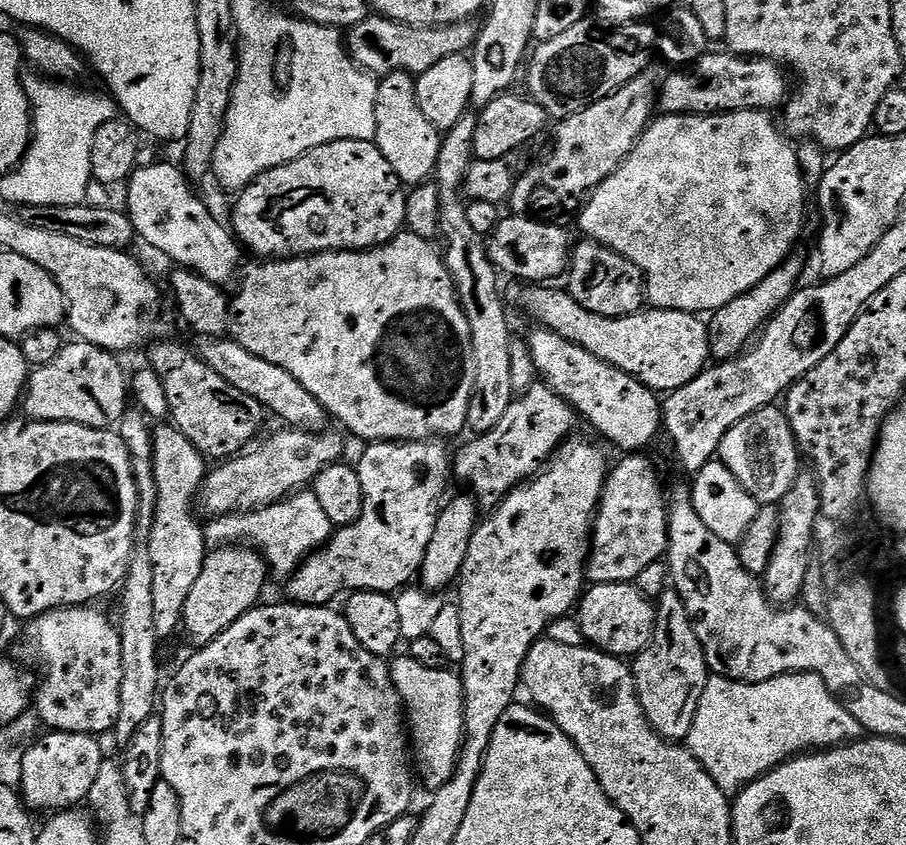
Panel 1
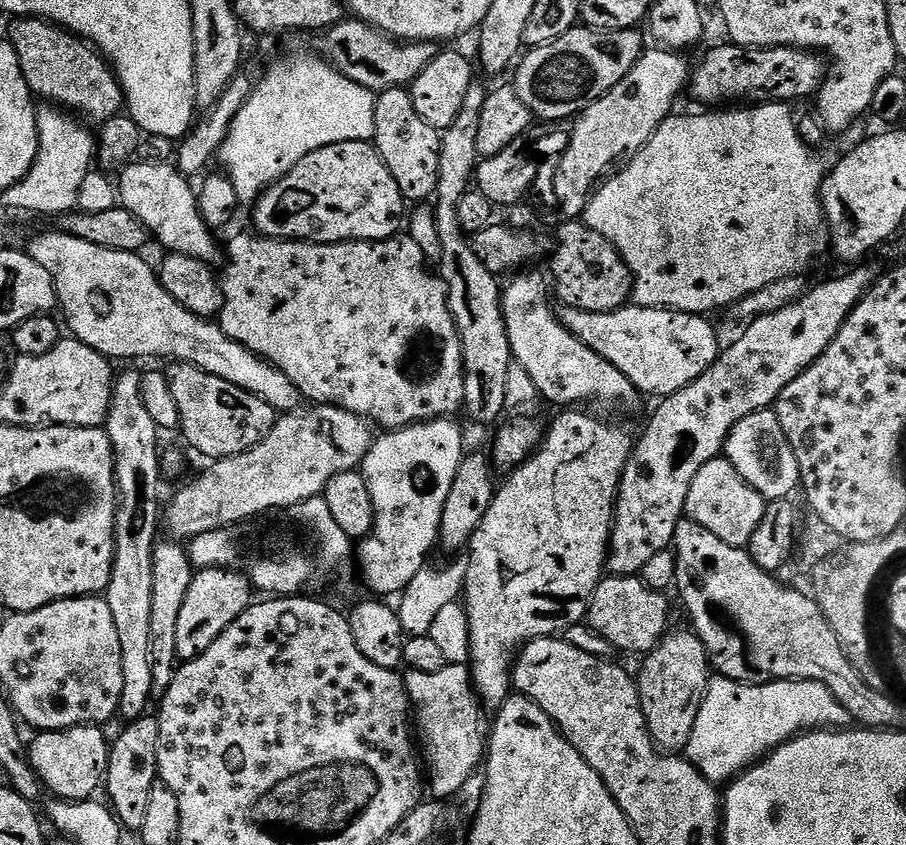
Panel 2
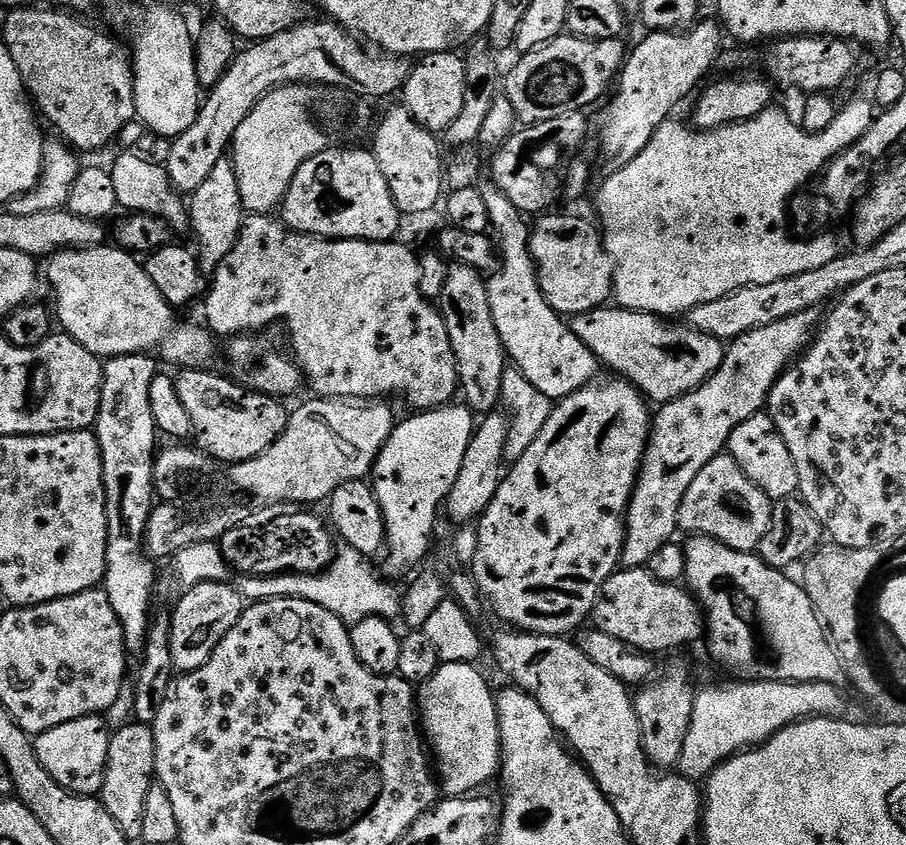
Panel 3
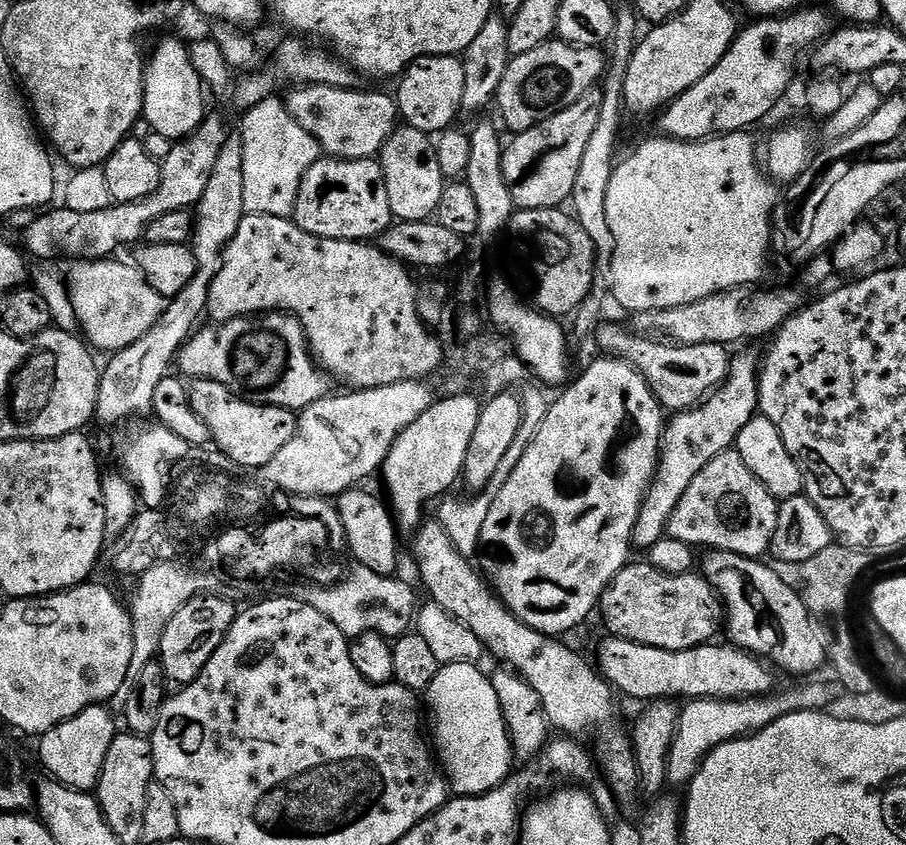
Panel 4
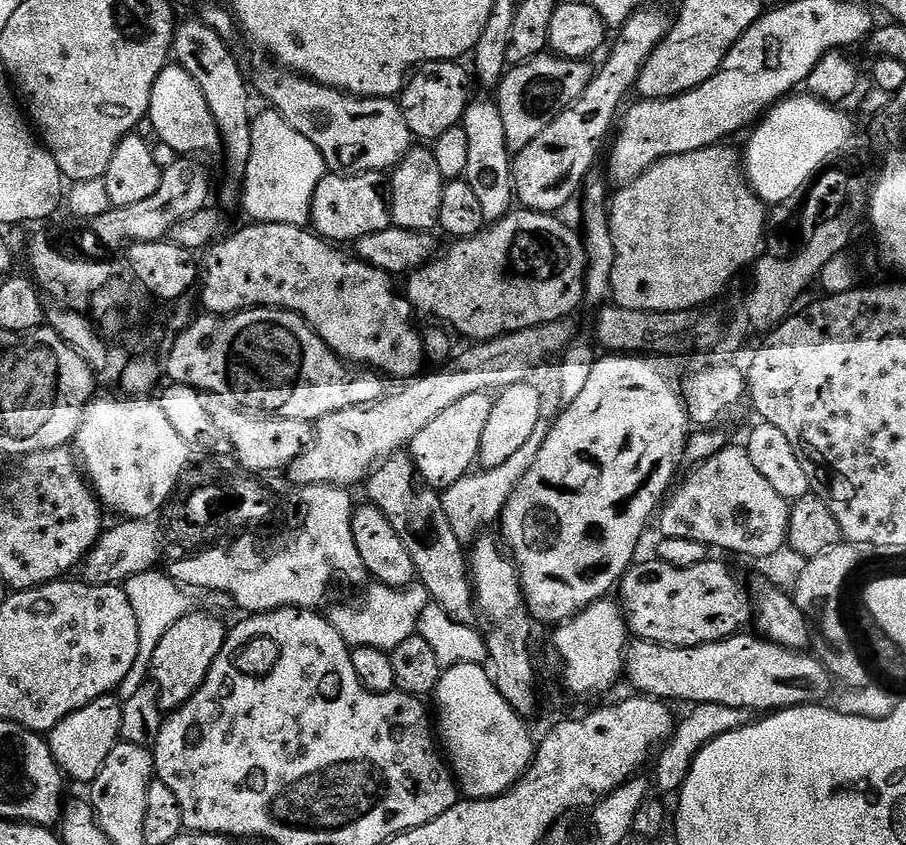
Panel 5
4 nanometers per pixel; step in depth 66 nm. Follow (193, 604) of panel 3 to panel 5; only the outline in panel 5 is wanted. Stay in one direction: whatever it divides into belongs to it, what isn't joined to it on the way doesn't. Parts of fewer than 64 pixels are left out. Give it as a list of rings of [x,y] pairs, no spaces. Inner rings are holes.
[[[199,610],[189,612],[186,618],[174,622],[174,626],[166,630],[154,650],[150,665],[150,680],[156,686],[160,708],[165,714],[174,713],[190,702],[190,698],[202,686],[214,658],[218,658],[225,635],[226,627],[218,617]]]

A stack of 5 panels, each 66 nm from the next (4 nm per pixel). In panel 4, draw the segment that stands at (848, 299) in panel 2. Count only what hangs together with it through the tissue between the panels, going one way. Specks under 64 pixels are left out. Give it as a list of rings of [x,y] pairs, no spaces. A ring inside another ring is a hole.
[[[733,355],[723,384],[699,406],[677,412],[665,423],[660,464],[642,502],[632,535],[632,543],[637,549],[650,549],[654,542],[664,539],[670,518],[678,502],[682,502],[682,494],[686,494],[686,486],[690,486],[690,482],[694,482],[694,478],[698,478],[700,471],[711,460],[718,458],[718,454],[729,451],[735,445],[742,426],[746,426],[746,422],[757,415],[759,407],[760,373],[757,357],[755,360],[752,356]]]

